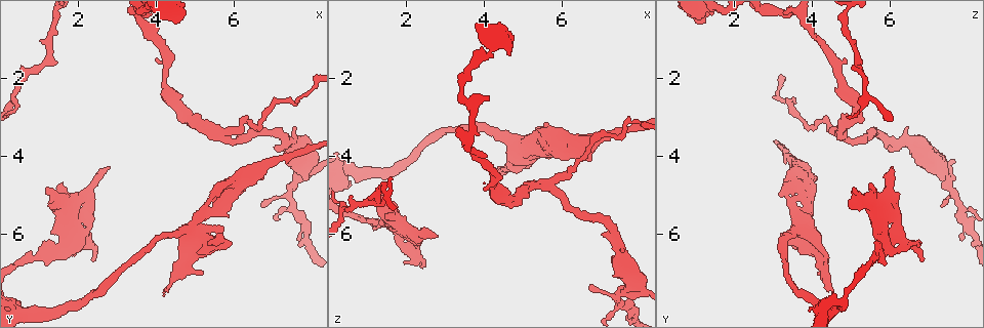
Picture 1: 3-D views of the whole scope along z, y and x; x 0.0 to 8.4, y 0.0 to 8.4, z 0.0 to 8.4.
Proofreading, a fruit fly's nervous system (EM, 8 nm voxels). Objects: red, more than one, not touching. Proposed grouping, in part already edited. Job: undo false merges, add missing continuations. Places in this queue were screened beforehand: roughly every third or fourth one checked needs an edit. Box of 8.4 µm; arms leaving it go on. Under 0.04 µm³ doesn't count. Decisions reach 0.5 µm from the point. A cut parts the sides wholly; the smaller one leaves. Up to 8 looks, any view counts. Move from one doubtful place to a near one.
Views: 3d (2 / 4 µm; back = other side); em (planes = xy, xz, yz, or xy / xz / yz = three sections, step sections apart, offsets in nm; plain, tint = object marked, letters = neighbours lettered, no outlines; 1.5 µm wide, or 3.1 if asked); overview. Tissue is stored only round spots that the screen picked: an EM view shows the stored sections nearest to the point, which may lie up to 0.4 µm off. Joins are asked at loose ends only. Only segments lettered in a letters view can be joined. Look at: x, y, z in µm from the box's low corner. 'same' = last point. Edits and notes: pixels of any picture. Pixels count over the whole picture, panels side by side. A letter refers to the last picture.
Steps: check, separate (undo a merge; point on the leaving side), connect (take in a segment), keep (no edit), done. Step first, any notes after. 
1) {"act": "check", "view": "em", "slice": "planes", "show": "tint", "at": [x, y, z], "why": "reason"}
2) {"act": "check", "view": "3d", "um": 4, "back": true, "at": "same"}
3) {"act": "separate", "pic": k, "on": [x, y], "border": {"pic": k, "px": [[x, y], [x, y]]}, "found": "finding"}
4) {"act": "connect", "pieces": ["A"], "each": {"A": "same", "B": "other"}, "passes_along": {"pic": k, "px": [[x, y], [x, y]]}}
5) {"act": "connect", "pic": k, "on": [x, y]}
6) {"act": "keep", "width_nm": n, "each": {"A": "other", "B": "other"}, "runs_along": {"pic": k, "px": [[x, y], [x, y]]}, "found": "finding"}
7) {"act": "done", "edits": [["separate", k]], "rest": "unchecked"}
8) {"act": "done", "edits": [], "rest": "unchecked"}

{"act": "check", "view": "3d", "um": 4, "at": [4.35, 6.00, 3.40], "why": "thick turns thin"}

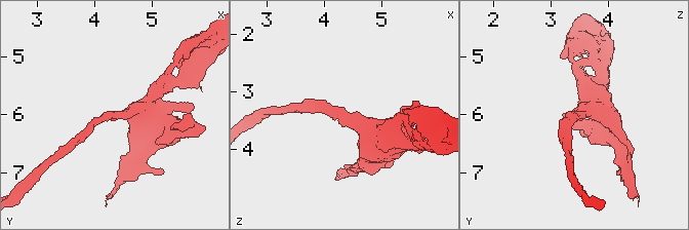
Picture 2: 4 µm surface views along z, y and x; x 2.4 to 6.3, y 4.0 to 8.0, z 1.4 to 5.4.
{"act": "check", "view": "em", "slice": "planes", "show": "tint", "at": [4.35, 6.05, 3.45]}

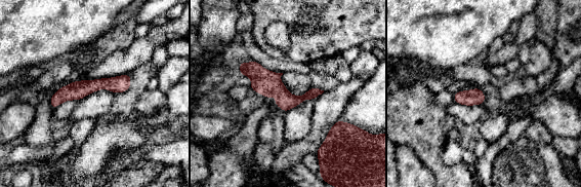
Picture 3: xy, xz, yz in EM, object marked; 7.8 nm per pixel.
{"act": "check", "view": "em", "slice": "planes", "show": "letters", "at": "same", "why": "what lies round it"}

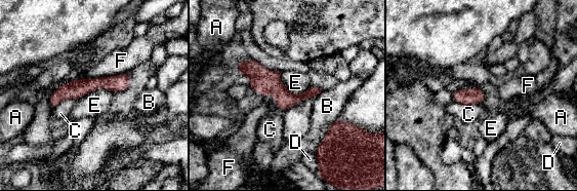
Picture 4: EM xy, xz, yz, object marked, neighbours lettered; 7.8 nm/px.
{"act": "keep", "each": {"A": "other", "B": "other", "C": "other", "D": "other", "E": "other", "F": "other"}, "runs_along": {"pic": 4, "px": [[240, 64], [285, 98], [317, 90]]}, "found": "continuous, no second neuron"}

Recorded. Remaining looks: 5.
{"act": "check", "view": "3d", "um": 4, "at": [4.20, 7.50, 4.60], "why": "branch stops here"}

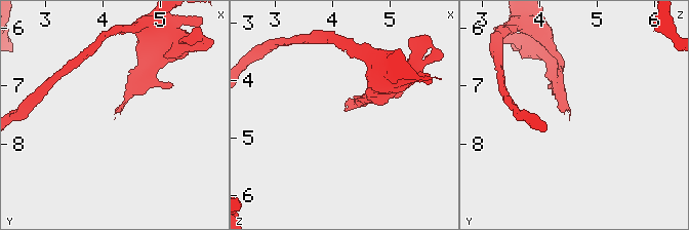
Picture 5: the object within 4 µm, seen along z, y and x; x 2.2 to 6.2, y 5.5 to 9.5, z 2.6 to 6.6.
{"act": "check", "view": "em", "slice": "planes", "show": "letters", "at": [4.30, 7.45, 4.55]}

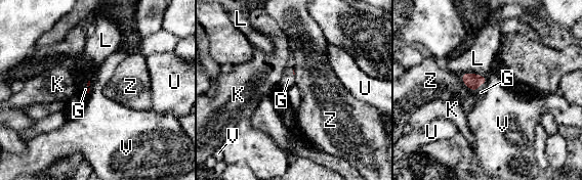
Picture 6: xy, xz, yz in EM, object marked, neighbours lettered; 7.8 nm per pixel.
{"act": "connect", "pieces": ["G"], "longest_contact_nm": ["L", 200], "each": {"G": "same", "K": "other", "L": "other", "U": "other", "V": "other", "Z": "other"}, "passes_along": {"pic": 6, "px": [[471, 80], [477, 85], [481, 92]]}, "found": "the neuron continues"}

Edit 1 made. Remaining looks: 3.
{"act": "check", "view": "overview"}

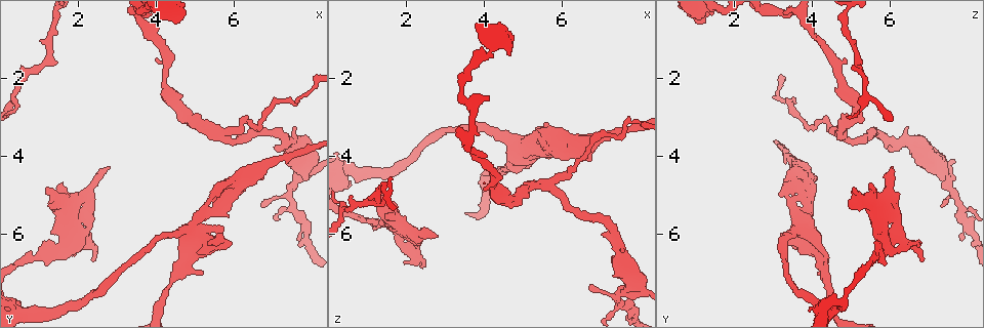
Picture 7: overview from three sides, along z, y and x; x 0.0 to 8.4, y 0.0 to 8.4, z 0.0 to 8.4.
{"act": "check", "view": "3d", "um": 4, "at": [7.45, 4.90, 7.55], "why": "a narrow waist"}

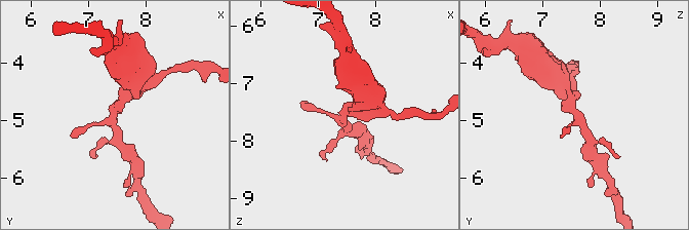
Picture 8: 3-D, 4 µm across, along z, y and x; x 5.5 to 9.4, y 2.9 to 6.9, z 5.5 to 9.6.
{"act": "check", "view": "em", "slice": "xz", "step": 4, "show": "letters", "at": [7.45, 4.90, 7.55]}

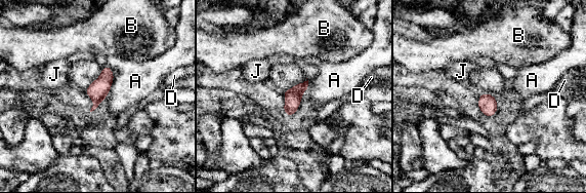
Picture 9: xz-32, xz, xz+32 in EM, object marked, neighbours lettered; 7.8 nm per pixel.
{"act": "keep", "each": {"A": "other", "B": "other", "D": "other", "J": "other"}, "found": "one neuron here"}

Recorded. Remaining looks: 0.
{"act": "done", "edits": [["connect", 6]], "rest": "unchecked"}

